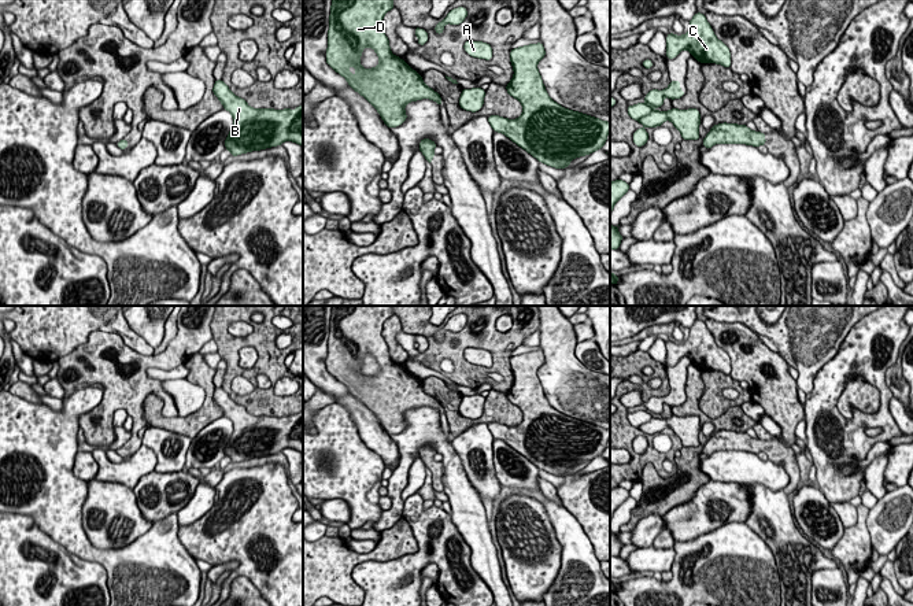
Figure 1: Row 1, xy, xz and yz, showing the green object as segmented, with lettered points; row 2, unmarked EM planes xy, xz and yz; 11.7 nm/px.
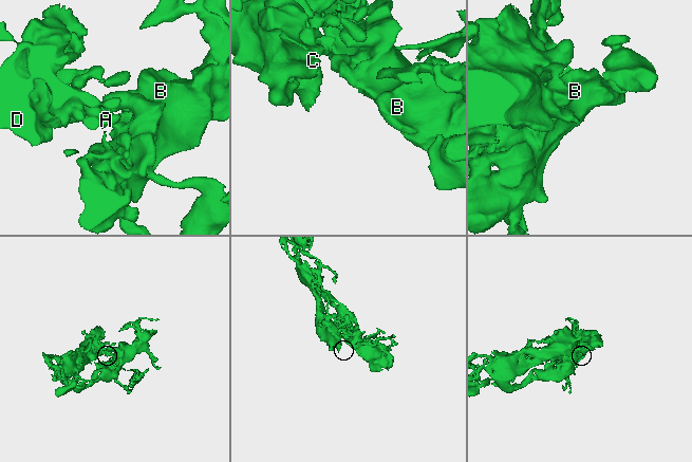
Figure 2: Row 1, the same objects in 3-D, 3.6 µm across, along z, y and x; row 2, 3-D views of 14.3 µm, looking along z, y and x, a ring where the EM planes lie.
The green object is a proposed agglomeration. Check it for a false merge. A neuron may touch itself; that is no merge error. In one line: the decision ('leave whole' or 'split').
leave whole

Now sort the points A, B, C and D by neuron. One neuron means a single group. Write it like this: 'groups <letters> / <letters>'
groups A B C D

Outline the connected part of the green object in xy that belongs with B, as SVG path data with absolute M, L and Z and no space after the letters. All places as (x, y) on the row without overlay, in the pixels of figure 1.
M222 387L214 389L212 399L233 424L233 435L225 447L232 463L277 454L284 448L303 452L303 411L293 417L252 415Z

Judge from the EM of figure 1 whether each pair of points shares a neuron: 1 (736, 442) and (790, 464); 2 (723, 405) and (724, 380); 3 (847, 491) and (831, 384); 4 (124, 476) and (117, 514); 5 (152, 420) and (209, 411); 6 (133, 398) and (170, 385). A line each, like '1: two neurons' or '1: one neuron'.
1: one neuron
2: one neuron
3: one neuron
4: two neurons
5: one neuron
6: two neurons

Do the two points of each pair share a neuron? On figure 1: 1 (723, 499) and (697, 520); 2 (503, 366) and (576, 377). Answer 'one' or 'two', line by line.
1: one
2: two

